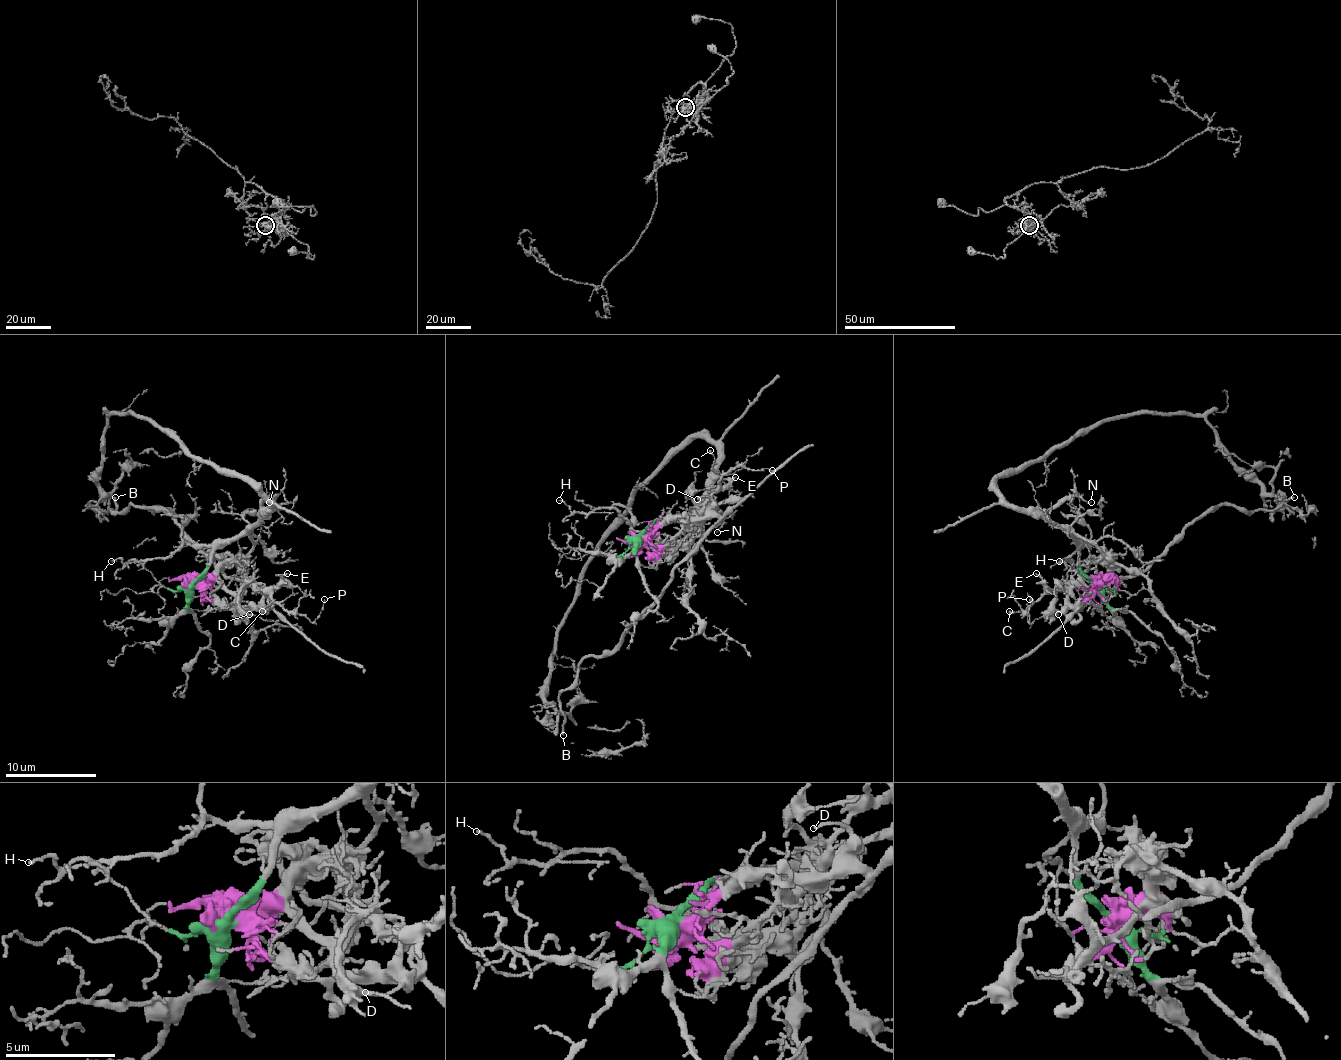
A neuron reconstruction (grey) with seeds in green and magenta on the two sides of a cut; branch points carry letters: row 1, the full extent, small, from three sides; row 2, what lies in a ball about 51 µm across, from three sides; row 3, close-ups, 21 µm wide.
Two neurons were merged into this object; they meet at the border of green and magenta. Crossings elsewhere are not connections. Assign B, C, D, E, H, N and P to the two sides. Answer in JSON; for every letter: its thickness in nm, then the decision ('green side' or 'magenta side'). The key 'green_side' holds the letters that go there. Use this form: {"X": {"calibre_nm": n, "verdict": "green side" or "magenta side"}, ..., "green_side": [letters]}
{"B": {"calibre_nm": 180, "verdict": "magenta side"}, "C": {"calibre_nm": 120, "verdict": "magenta side"}, "D": {"calibre_nm": 90, "verdict": "magenta side"}, "E": {"calibre_nm": 150, "verdict": "magenta side"}, "H": {"calibre_nm": 100, "verdict": "green side"}, "N": {"calibre_nm": 70, "verdict": "green side"}, "P": {"calibre_nm": 80, "verdict": "magenta side"}, "green_side": ["H", "N"]}

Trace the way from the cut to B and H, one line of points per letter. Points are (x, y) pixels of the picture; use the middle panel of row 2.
B: (640, 538), (665, 547), (699, 520), (710, 527), (612, 649), (583, 660), (578, 676), (558, 697), (563, 735)
H: (637, 538), (656, 520), (658, 524), (635, 531), (615, 508), (576, 513), (558, 499)

